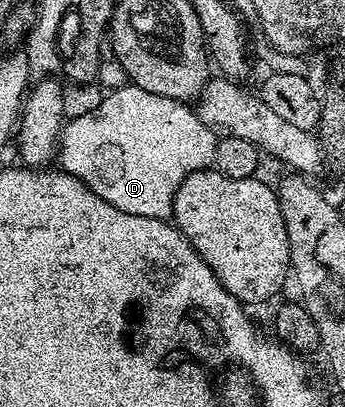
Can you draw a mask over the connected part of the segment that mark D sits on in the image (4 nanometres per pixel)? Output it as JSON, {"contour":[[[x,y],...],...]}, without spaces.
{"contour":[[[125,89],[109,91],[92,112],[69,119],[58,135],[56,158],[61,169],[80,179],[100,200],[120,208],[120,212],[166,220],[173,215],[174,193],[179,184],[192,172],[214,166],[219,139],[215,131],[199,123],[195,111],[185,102],[155,94],[126,93]]]}

